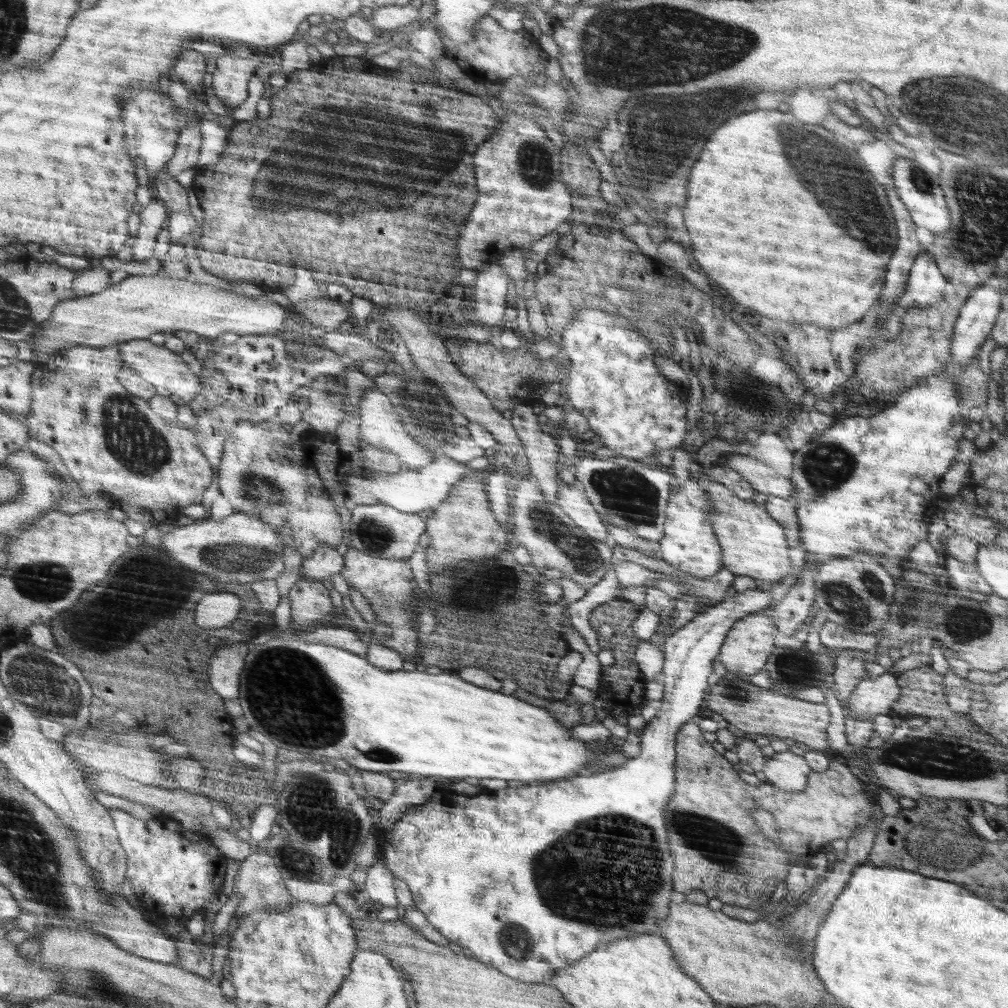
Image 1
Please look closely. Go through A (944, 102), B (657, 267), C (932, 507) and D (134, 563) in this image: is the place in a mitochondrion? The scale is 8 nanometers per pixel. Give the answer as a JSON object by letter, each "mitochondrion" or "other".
{"A":"mitochondrion","B":"other","C":"other","D":"mitochondrion"}

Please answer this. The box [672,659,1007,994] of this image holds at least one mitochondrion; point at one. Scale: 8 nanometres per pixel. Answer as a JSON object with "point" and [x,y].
{"point":[944,838]}

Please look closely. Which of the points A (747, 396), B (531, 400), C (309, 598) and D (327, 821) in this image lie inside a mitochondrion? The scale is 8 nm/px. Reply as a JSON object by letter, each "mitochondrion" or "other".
{"A":"mitochondrion","B":"other","C":"other","D":"mitochondrion"}

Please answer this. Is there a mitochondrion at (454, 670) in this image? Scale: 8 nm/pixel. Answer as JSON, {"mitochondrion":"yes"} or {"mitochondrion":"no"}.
{"mitochondrion":"no"}

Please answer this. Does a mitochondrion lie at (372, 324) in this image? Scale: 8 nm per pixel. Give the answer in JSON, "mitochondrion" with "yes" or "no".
{"mitochondrion":"no"}

